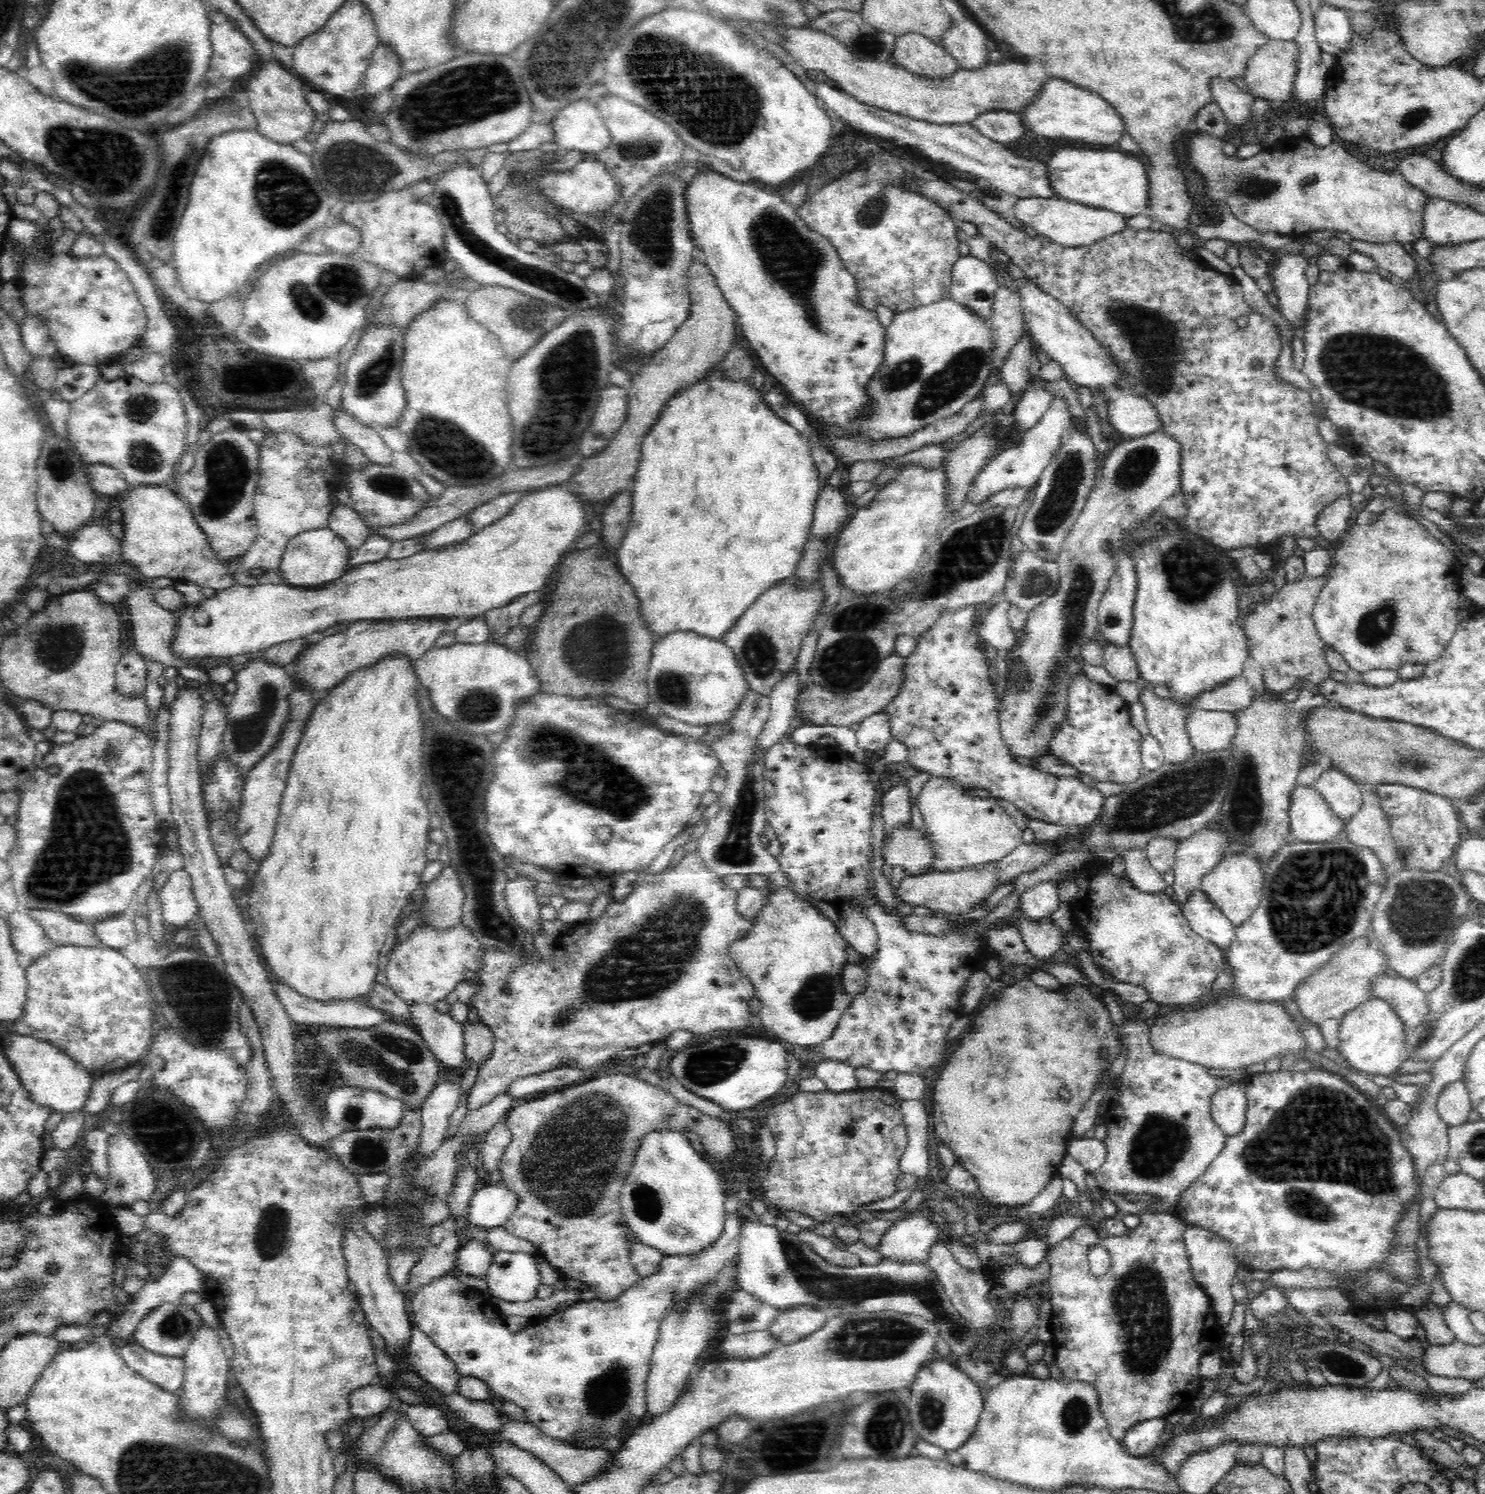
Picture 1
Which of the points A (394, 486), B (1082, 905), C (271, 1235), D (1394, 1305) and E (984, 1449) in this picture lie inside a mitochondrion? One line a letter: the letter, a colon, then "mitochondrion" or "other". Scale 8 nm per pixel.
A: mitochondrion
B: other
C: mitochondrion
D: other
E: other

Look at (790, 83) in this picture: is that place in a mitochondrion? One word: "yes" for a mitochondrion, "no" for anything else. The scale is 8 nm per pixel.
no

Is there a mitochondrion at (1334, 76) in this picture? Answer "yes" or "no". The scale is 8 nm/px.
no

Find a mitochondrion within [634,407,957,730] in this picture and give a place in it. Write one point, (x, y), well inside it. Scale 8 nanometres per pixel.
(759, 652)

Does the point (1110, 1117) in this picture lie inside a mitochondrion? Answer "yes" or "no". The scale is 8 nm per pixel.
no

